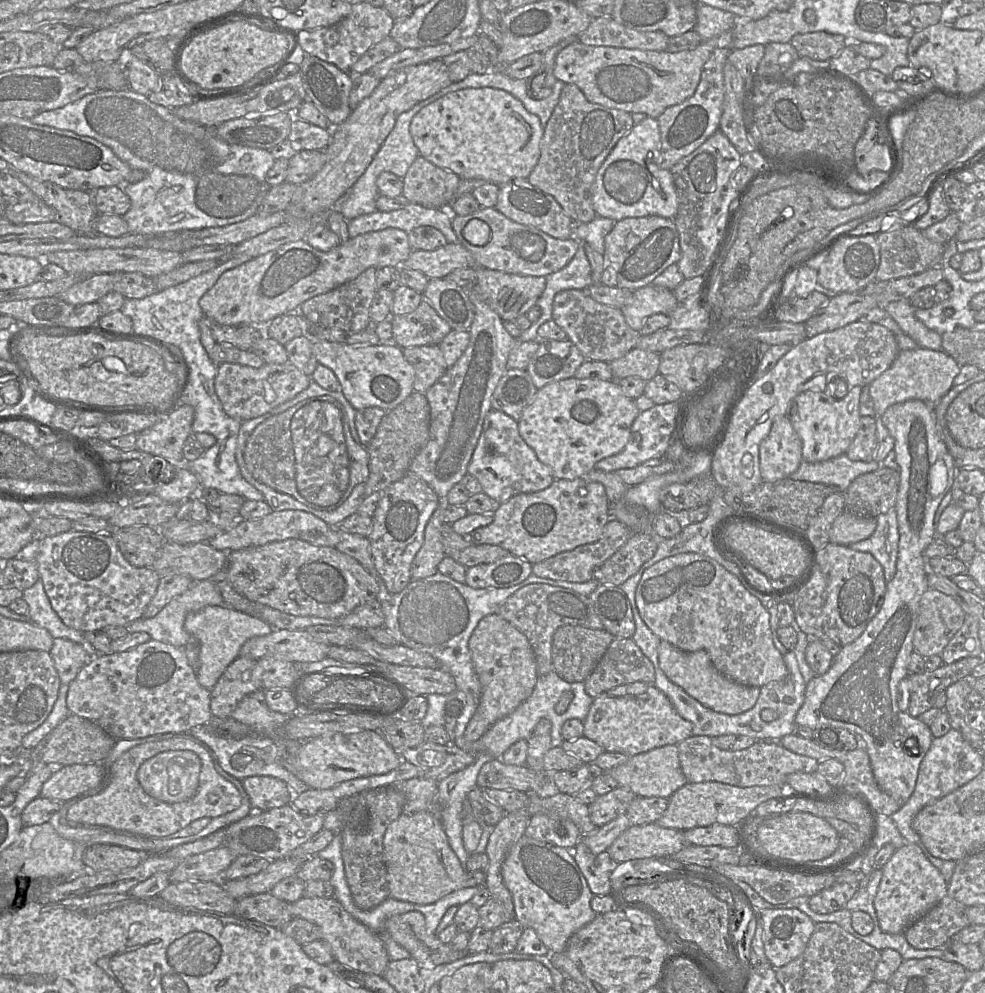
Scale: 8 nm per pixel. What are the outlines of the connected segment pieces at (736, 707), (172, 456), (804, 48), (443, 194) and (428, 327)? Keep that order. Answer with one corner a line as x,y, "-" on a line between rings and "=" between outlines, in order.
661,640
658,661
660,668
673,683
682,687
706,707
717,712
730,715
740,714
751,709
758,700
761,687
743,685
725,677
715,668
705,650
683,651
=
180,404
170,414
161,416
152,427
136,434
136,449
164,458
178,471
185,465
183,446
187,438
193,434
194,414
192,406
=
817,31
796,34
790,43
800,57
817,61
829,61
842,51
848,41
840,34
=
418,156
403,178
402,196
425,208
446,209
456,198
458,175
=
425,298
413,312
406,315
391,315
389,320
393,331
392,342
400,348
439,345
443,338
452,330
449,324
438,315

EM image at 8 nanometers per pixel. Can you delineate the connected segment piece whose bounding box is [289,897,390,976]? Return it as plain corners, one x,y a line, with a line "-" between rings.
301,898
289,903
293,918
302,918
321,930
321,940
331,947
334,959
365,974
383,976
390,960
380,936
349,914
334,898

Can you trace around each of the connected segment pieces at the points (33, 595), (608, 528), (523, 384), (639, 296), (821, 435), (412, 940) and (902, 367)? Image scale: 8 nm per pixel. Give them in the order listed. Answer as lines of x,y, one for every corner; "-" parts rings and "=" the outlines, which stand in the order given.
39,579
32,587
24,590
22,599
28,604
31,622
46,629
53,639
67,639
86,645
83,633
66,626
53,610
42,580
=
610,518
604,527
602,536
594,543
576,547
573,550
561,552
537,564
533,564
532,573
540,578
558,581
584,583
593,579
596,567
608,560
619,550
631,536
630,529
615,518
=
509,369
500,379
492,396
492,409
519,421
538,389
526,369
=
653,284
637,289
631,293
629,302
621,309
627,324
634,330
640,331
644,322
650,316
663,313
670,315
679,305
674,292
=
854,386
841,400
831,400
823,392
807,390
788,405
786,416
802,441
803,461
815,463
845,454
860,427
859,401
862,386
=
410,911
404,914
394,915
386,920
384,932
380,932
391,937
397,944
405,948
415,959
420,967
434,968
437,965
450,963
467,956
468,950
455,950
450,945
441,942
434,934
428,934
425,926
425,918
418,911
=
922,347
900,350
892,365
869,385
875,417
881,417
890,406
908,400
921,400
935,405
952,387
961,366
944,351

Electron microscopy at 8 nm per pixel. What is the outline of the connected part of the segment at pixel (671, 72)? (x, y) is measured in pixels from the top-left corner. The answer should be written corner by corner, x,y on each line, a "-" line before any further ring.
718,37
701,42
693,50
680,52
650,51
607,46
591,46
573,42
557,55
553,74
557,80
566,84
575,84
591,103
633,113
643,113
647,117
657,118
668,107
677,105
691,97
699,84
705,62
717,48

